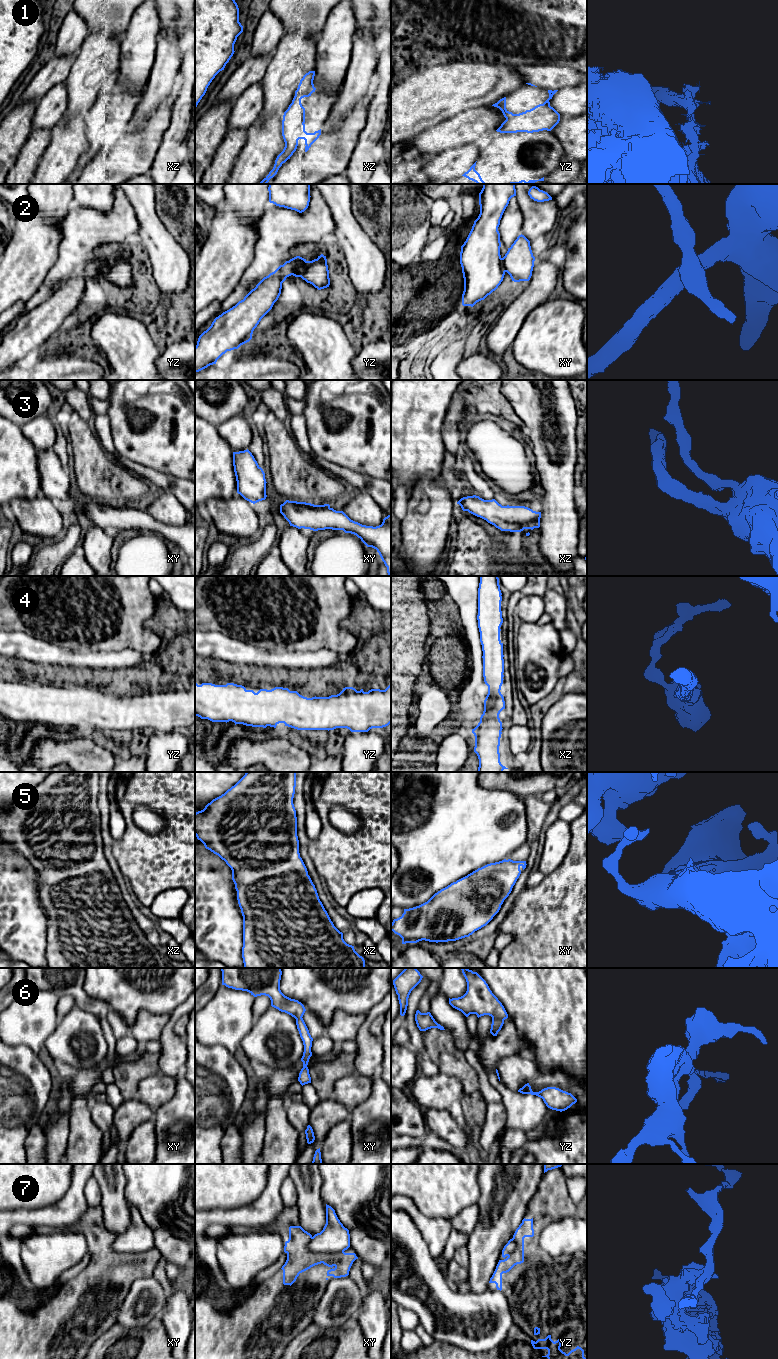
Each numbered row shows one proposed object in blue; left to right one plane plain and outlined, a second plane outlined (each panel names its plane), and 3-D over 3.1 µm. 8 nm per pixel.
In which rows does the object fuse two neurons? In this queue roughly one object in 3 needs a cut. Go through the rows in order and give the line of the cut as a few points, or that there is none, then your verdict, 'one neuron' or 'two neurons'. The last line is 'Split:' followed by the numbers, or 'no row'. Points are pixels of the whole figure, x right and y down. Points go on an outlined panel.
1: cut yz (549, 104), (534, 107), (525, 112); two neurons
2: cut yz (306, 261), (295, 276); two neurons
3: cut none; one neuron
4: cut none; one neuron
5: cut none; one neuron
6: cut none; one neuron
7: cut xy (307, 1245), (310, 1250), (316, 1252), (343, 1252); two neurons
Split: 1, 2, 7

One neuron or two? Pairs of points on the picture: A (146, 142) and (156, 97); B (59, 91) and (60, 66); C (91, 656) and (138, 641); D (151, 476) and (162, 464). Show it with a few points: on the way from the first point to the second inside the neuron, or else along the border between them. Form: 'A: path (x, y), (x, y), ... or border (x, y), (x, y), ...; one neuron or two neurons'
A: border (169, 94), (136, 127); two neurons
B: border (64, 81), (52, 86), (41, 97); two neurons
C: border (113, 649), (133, 648), (137, 650); two neurons
D: border (134, 461), (178, 478); two neurons

